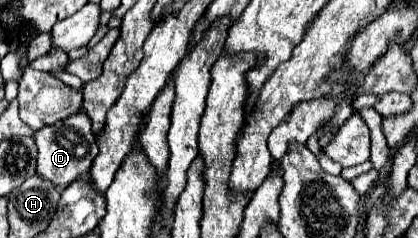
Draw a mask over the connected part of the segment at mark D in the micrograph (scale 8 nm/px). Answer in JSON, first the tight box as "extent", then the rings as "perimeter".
{"extent":[35,111,99,189],"perimeter":[[[83,111],[65,121],[59,121],[55,125],[47,125],[45,129],[39,129],[35,133],[35,141],[39,147],[37,175],[41,175],[45,181],[53,183],[59,189],[65,189],[75,179],[89,173],[89,169],[93,165],[93,157],[97,157],[97,153],[99,153],[97,141],[91,131],[91,121]]]}

